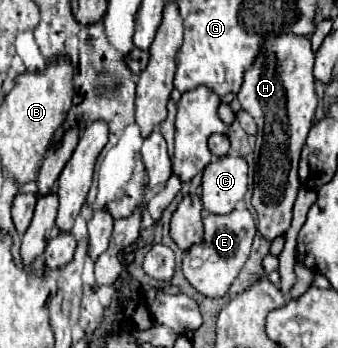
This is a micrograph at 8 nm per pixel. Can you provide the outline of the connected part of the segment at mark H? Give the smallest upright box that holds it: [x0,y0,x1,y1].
[238,33,318,239]

